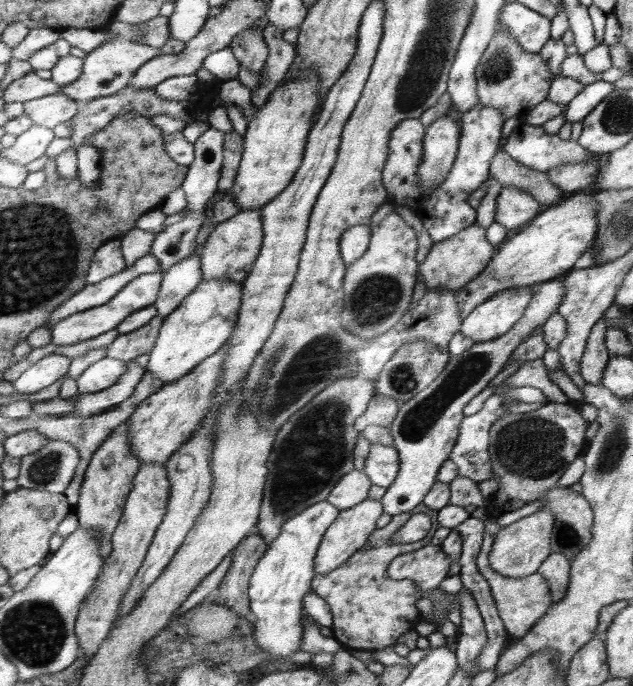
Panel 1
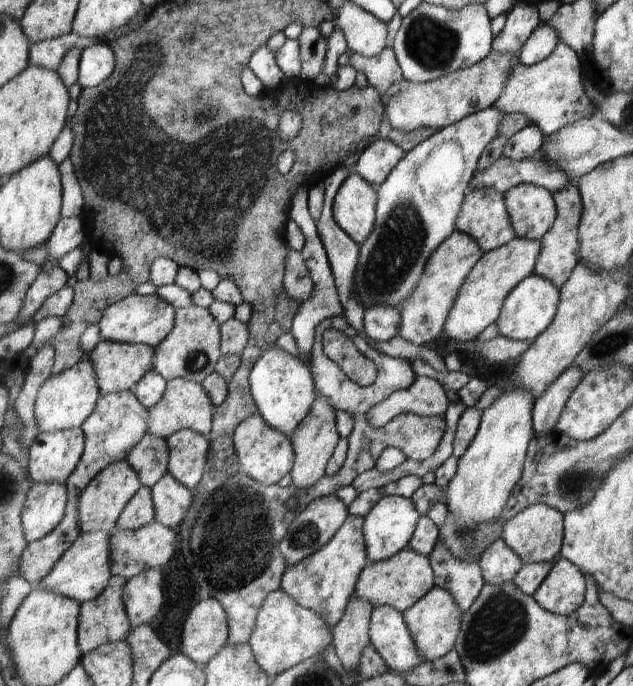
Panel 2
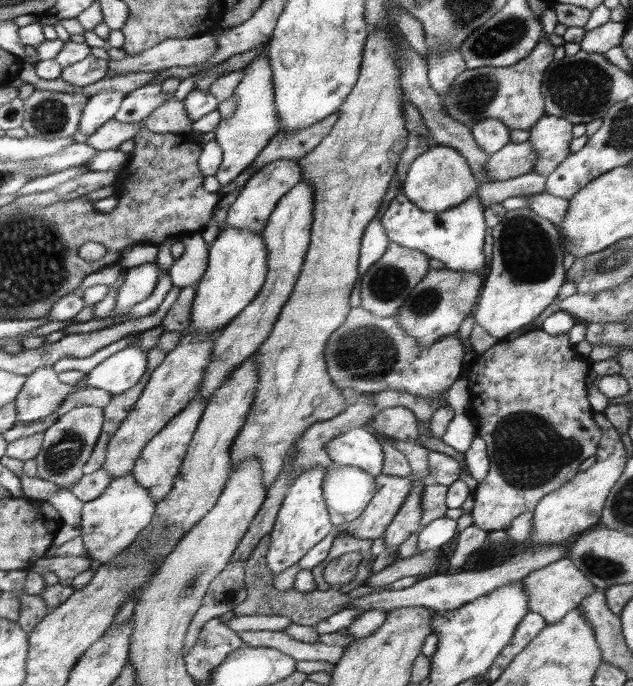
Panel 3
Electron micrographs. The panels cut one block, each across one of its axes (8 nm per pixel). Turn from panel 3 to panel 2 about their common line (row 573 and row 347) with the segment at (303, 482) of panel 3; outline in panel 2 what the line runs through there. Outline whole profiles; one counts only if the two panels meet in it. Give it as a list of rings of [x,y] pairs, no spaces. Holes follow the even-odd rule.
[[[280,342],[261,356],[251,372],[250,383],[253,400],[263,420],[271,428],[290,437],[312,410],[317,391],[309,365],[301,362],[298,356],[285,352],[283,346]]]

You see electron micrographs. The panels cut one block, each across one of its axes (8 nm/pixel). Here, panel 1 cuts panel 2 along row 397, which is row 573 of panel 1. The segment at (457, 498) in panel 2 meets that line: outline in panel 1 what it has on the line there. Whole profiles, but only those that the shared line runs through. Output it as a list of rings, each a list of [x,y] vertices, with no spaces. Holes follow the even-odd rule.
[[[540,509],[510,525],[504,526],[497,534],[490,551],[489,562],[493,569],[511,578],[523,578],[535,574],[541,568],[545,559],[549,558],[553,552],[552,535],[555,525],[553,511]]]

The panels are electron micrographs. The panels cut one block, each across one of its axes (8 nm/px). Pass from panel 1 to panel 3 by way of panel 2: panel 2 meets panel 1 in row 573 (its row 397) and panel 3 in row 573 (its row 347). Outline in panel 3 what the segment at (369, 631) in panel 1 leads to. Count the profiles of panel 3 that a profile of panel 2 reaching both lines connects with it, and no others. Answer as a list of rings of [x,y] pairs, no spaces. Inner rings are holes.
[[[339,533],[335,538],[329,556],[327,556],[323,562],[320,562],[319,565],[312,570],[314,572],[318,588],[321,590],[331,589],[331,584],[324,579],[325,567],[327,567],[333,559],[349,552],[361,552],[361,554],[363,554],[363,560],[359,563],[359,571],[357,571],[355,579],[351,580],[349,583],[345,583],[345,585],[341,587],[340,591],[349,593],[353,589],[357,589],[360,586],[365,585],[365,583],[367,583],[367,579],[369,579],[373,574],[371,572],[371,562],[373,562],[371,546],[373,546],[372,539],[358,538],[357,536],[348,536],[348,534]]]

